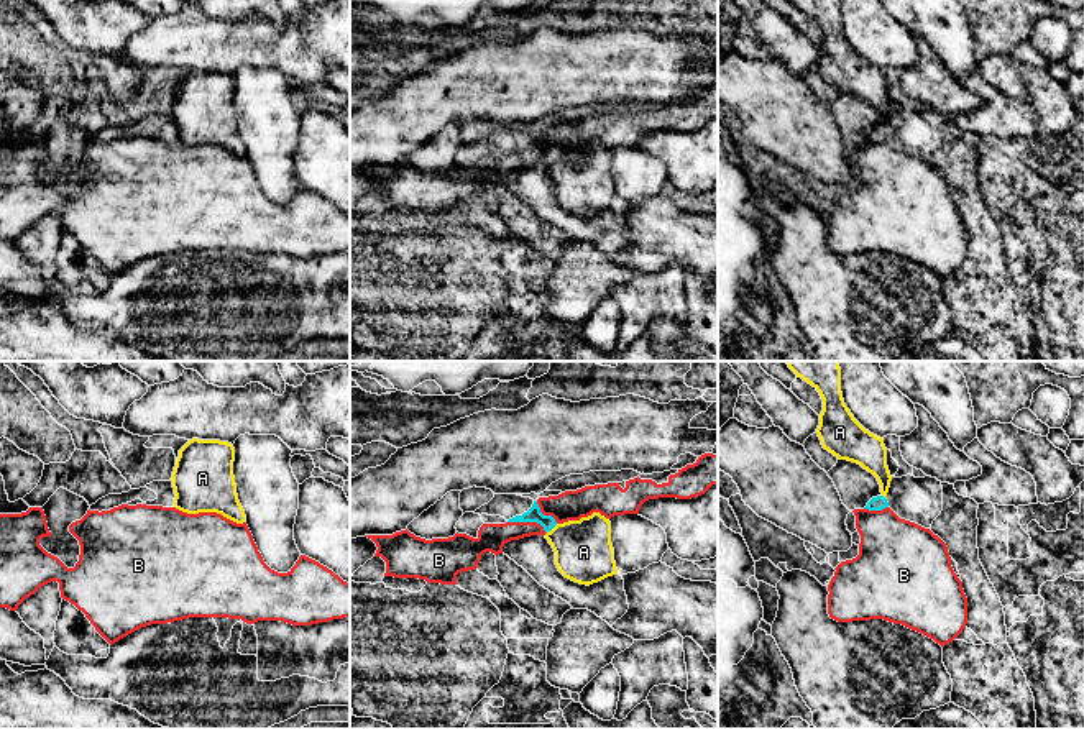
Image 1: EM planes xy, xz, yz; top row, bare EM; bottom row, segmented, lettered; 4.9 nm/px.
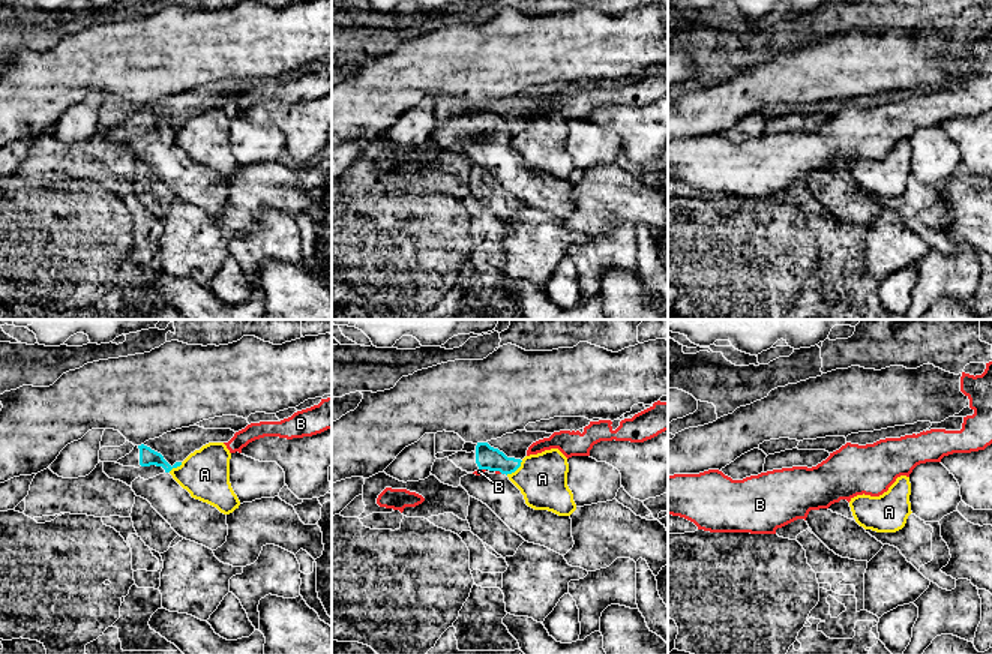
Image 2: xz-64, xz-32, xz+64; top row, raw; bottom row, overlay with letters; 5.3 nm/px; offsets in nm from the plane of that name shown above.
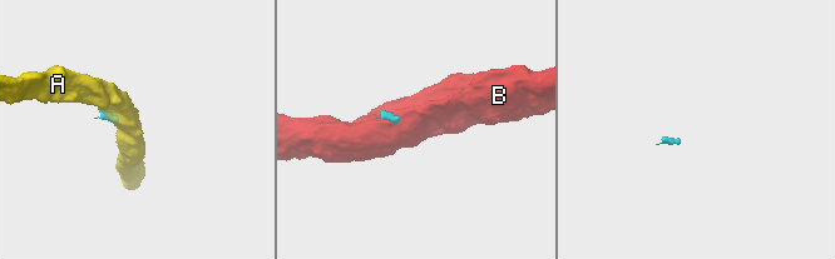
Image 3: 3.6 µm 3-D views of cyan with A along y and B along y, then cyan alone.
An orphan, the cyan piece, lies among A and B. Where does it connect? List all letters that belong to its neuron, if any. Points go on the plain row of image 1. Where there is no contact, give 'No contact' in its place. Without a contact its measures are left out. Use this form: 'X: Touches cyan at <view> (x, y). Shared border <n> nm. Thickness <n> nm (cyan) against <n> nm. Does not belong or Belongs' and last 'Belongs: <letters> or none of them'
A: Touches cyan at xz (552, 160). Shared border 70 nm. Thickness 70 nm (cyan) against 280 nm. Does not belong
B: Touches cyan at xz (528, 153). Shared border 200 nm. Thickness 70 nm (cyan) against 140 nm. Does not belong
Belongs: none of them

